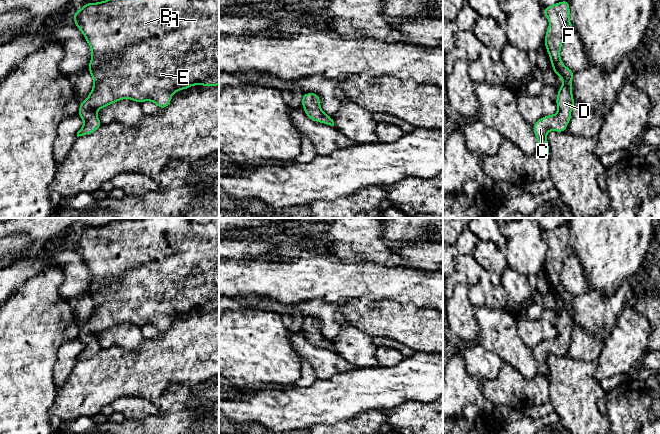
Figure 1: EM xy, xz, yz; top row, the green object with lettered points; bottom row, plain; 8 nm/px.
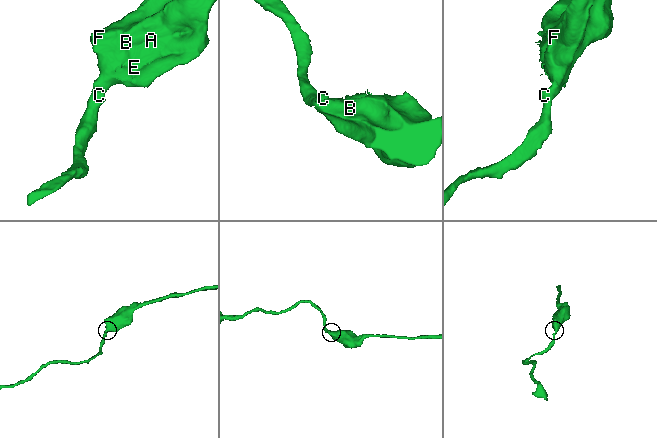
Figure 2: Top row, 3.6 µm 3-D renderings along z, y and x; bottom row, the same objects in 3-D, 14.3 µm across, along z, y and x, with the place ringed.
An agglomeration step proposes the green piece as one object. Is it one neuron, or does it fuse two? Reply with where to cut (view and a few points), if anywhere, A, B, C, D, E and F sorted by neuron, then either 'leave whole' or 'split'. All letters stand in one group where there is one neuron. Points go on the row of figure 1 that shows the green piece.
no cut; A B C D E F; leave whole

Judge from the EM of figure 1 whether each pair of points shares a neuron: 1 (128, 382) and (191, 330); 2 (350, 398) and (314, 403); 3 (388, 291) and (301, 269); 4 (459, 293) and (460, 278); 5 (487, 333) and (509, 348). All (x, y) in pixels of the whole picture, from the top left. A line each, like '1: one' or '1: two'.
1: one
2: one
3: one
4: two
5: one

